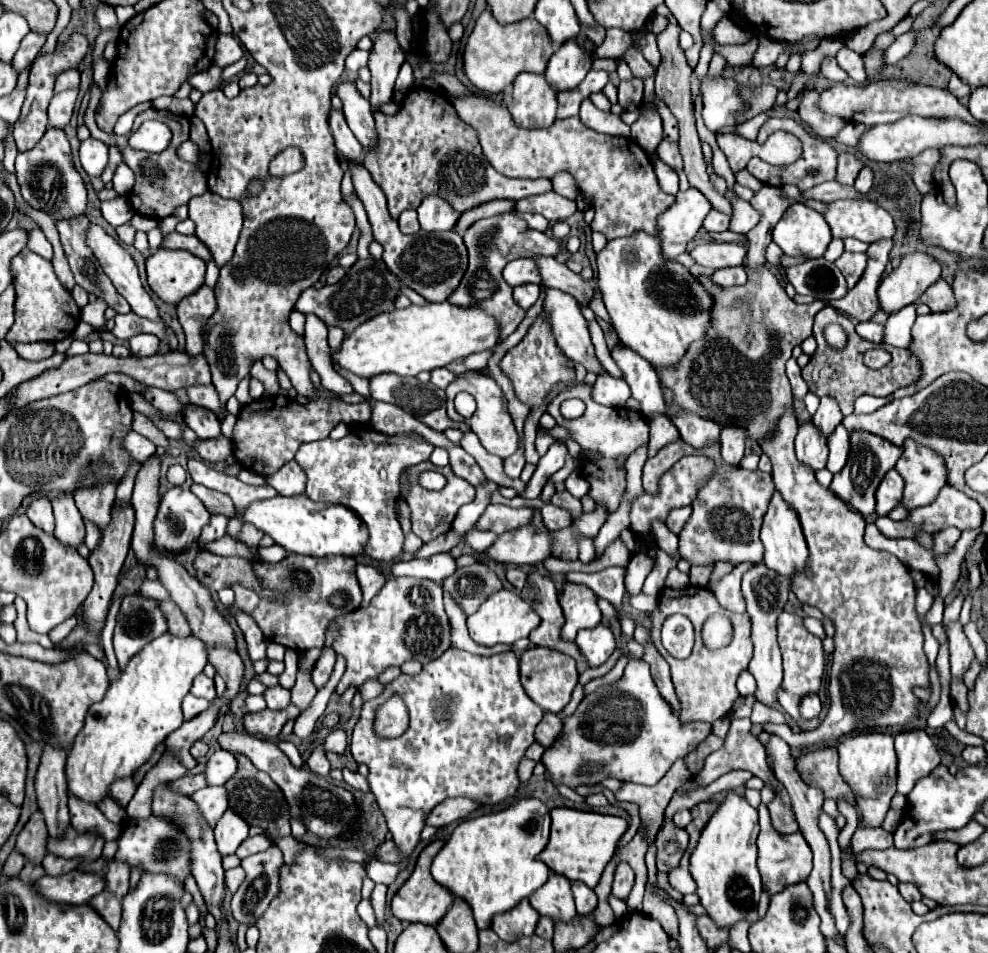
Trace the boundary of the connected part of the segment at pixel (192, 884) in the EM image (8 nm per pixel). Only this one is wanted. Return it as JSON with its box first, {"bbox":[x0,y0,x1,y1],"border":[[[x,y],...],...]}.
{"bbox":[185,875,208,930],"border":[[[192,875],[188,876],[185,882],[185,889],[192,895],[193,902],[198,906],[200,910],[199,924],[202,930],[205,928],[205,915],[208,912],[202,895],[199,891],[198,885]]]}

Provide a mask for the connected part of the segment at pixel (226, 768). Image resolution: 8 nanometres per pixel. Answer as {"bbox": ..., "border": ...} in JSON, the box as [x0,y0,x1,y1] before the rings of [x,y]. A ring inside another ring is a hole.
{"bbox":[204,750,236,786],"border":[[[216,750],[204,768],[204,776],[208,786],[224,784],[236,772],[236,758],[226,750]]]}

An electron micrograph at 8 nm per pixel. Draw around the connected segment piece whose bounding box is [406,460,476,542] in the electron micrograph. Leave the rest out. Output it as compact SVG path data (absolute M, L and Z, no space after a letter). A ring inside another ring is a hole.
M428 460L422 462L422 464L410 466L410 470L408 470L408 478L410 478L410 492L406 494L406 502L408 502L408 506L410 506L412 532L414 532L416 536L420 536L422 542L430 542L430 540L434 540L436 536L446 534L446 532L452 528L452 520L454 520L458 508L464 506L464 504L468 504L468 502L472 502L474 496L476 496L474 486L472 486L470 482L466 482L464 478L454 476L452 470L450 470L450 466L440 468L440 466L434 466L432 462L428 462ZM426 470L434 470L434 472L444 474L444 476L448 478L446 488L442 488L440 492L432 492L432 490L422 488L422 486L420 486L420 474L426 472Z

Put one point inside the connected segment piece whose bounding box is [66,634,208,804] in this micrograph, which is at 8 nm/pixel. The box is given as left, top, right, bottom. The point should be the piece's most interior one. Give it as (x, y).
(143, 705)

